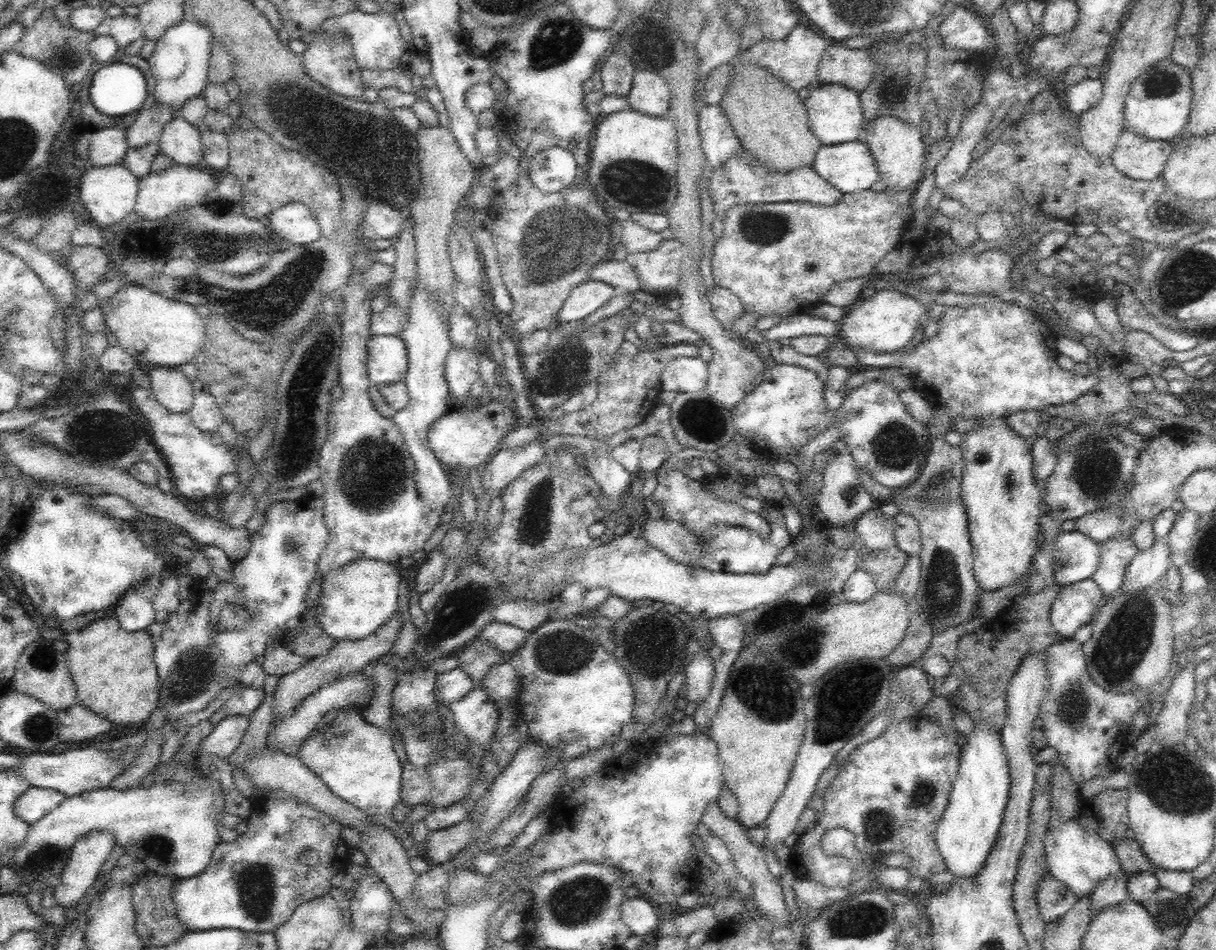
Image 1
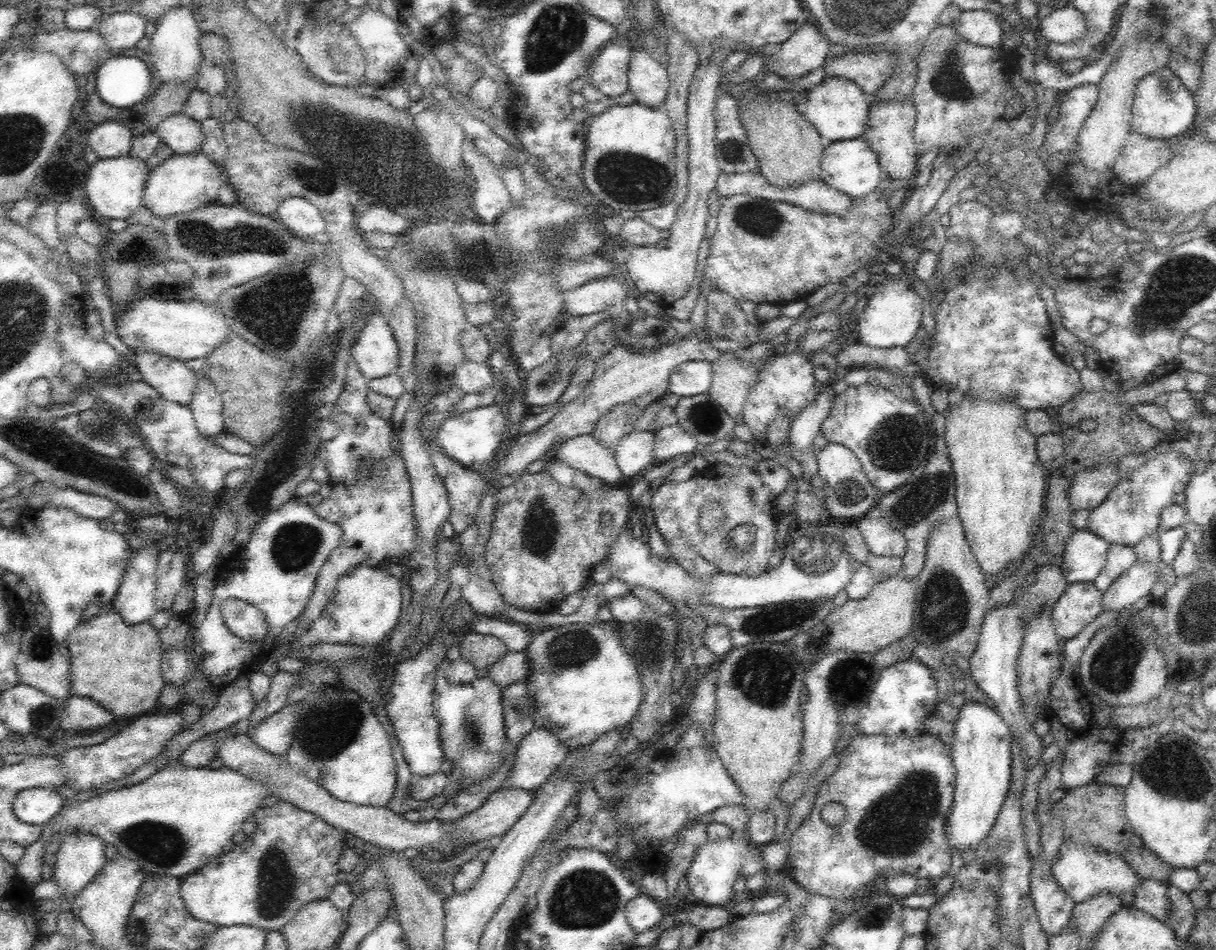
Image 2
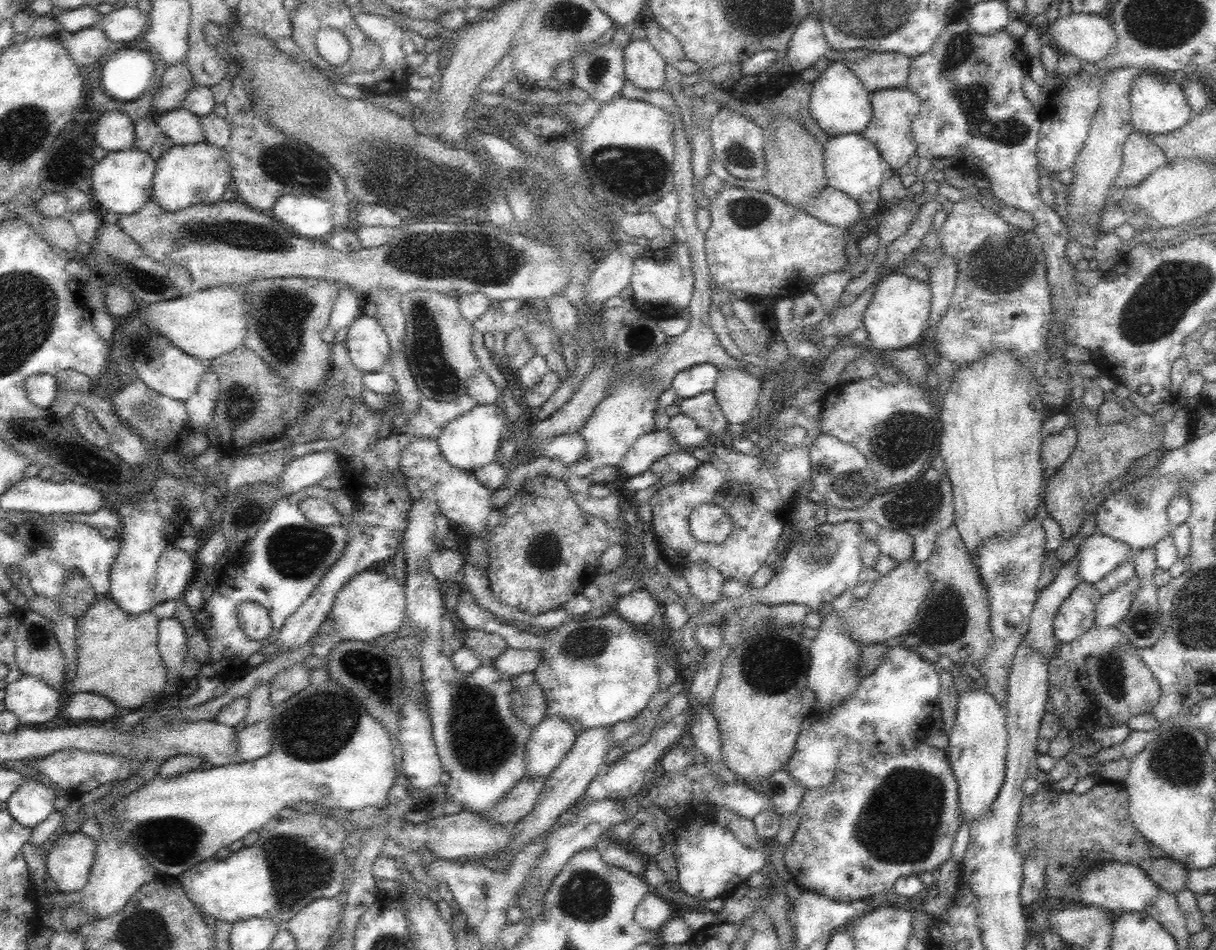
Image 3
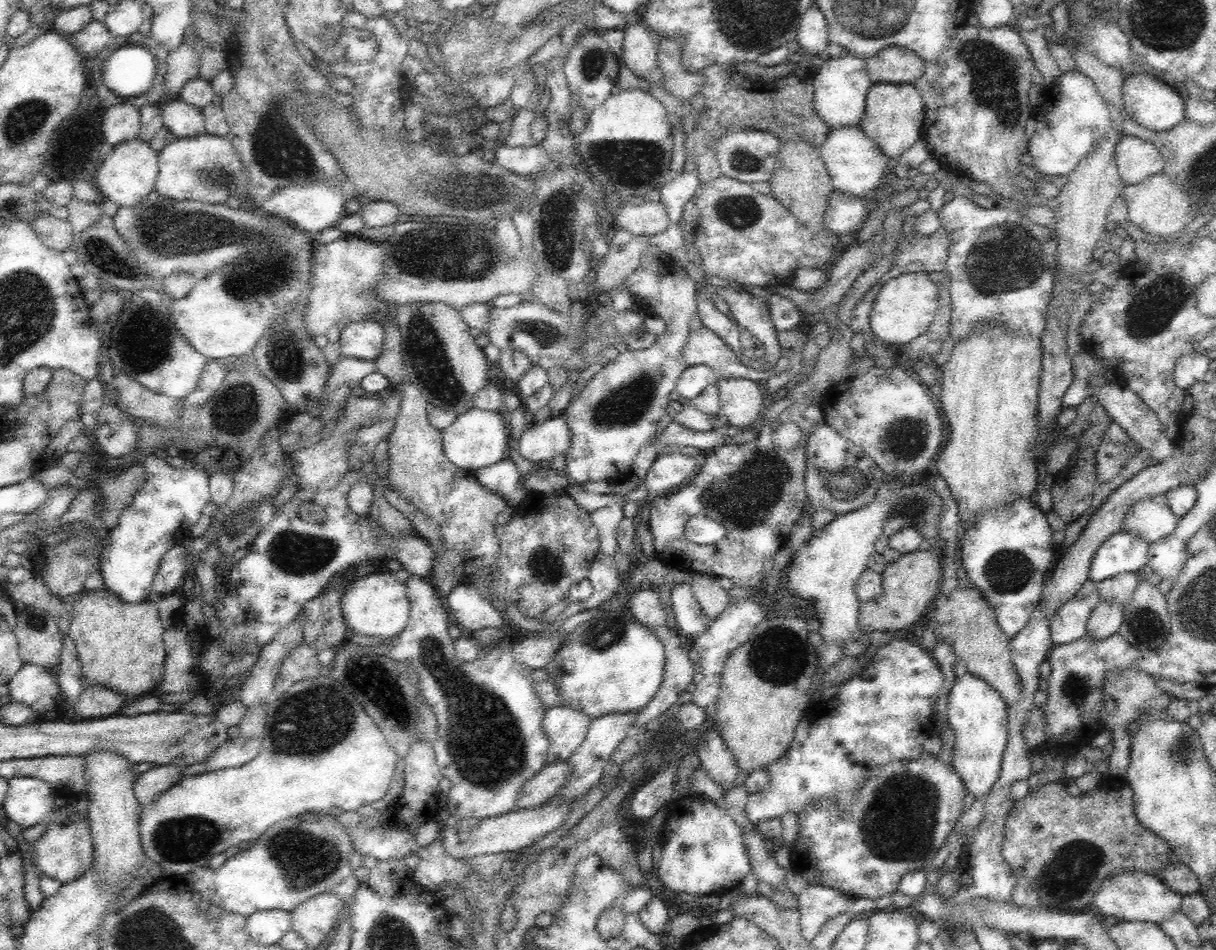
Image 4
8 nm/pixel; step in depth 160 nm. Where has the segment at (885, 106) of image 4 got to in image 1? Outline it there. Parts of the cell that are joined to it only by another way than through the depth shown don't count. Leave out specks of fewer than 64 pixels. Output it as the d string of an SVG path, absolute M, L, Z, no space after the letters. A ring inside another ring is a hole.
M879 116L865 127L865 143L876 163L879 180L888 190L905 191L920 184L924 177L924 154L928 151L928 139L922 136L920 129L894 116Z

